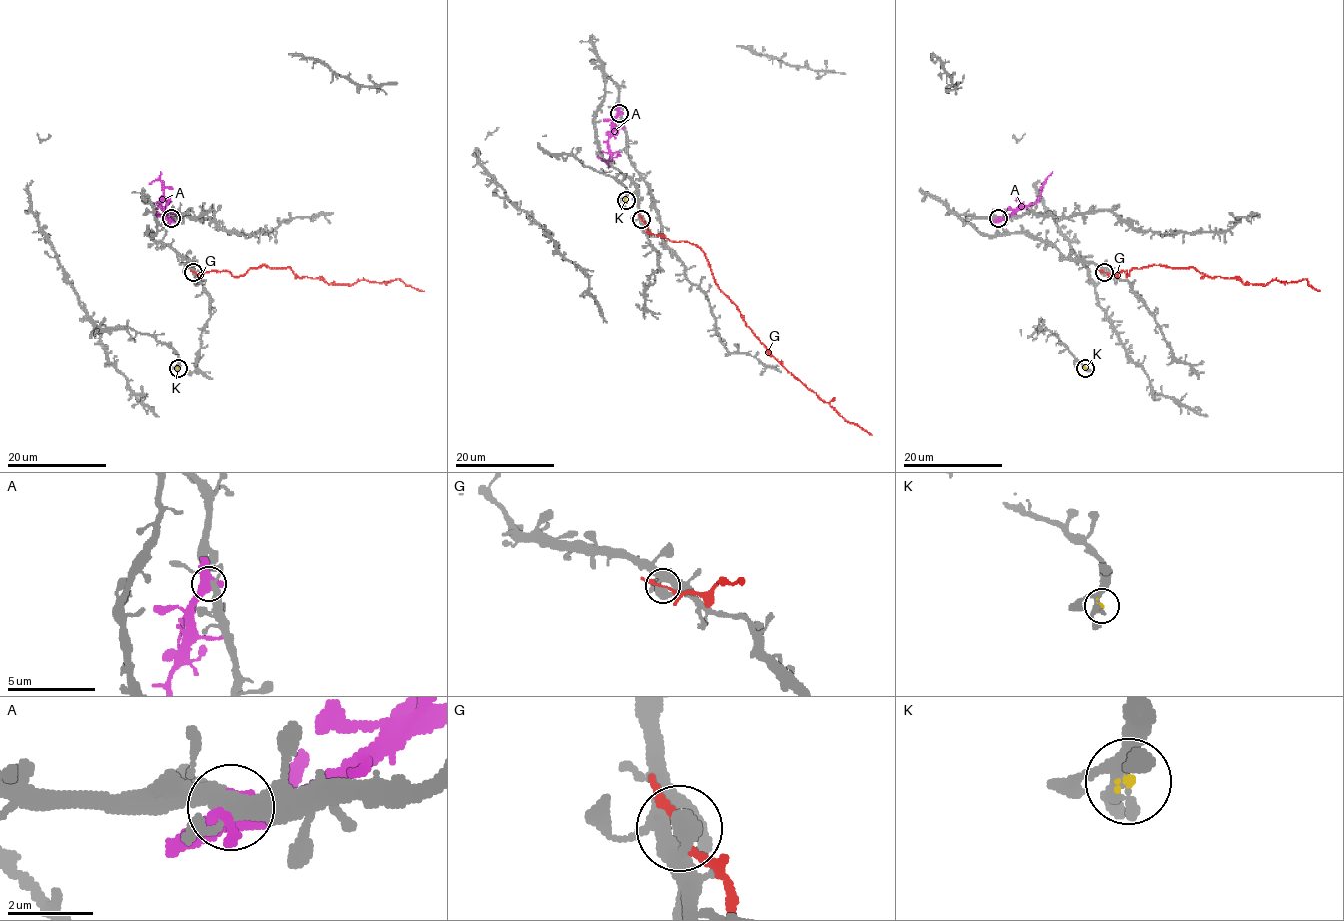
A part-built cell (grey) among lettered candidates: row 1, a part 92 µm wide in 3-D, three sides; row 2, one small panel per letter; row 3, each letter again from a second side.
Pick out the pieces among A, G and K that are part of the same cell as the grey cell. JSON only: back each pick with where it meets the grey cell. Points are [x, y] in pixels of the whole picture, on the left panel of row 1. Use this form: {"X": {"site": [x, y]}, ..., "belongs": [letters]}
{"K": {"site": [178, 368]}, "belongs": ["K"]}

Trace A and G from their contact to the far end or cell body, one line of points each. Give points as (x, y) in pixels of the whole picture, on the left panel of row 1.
A: (171, 219), (166, 217), (160, 206), (163, 184), (159, 180), (149, 184)
G: (194, 272), (241, 276), (266, 265), (328, 283), (398, 278), (424, 291)

